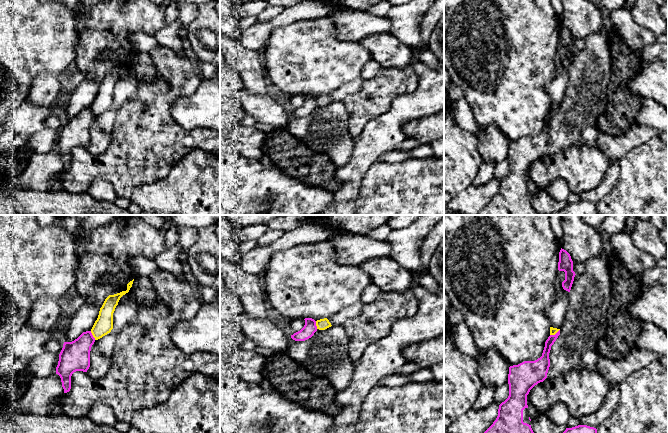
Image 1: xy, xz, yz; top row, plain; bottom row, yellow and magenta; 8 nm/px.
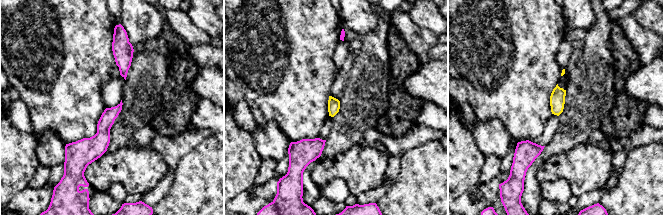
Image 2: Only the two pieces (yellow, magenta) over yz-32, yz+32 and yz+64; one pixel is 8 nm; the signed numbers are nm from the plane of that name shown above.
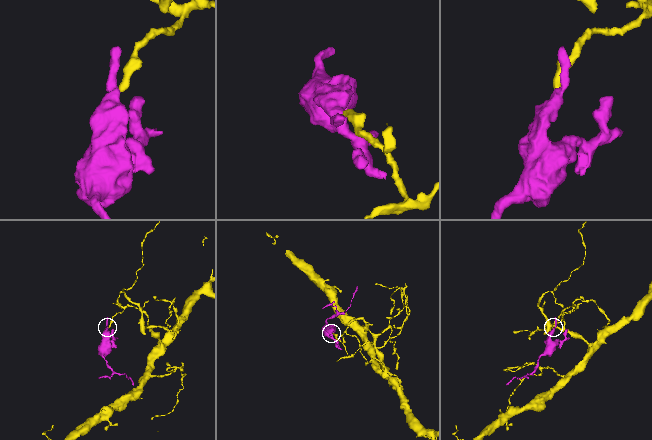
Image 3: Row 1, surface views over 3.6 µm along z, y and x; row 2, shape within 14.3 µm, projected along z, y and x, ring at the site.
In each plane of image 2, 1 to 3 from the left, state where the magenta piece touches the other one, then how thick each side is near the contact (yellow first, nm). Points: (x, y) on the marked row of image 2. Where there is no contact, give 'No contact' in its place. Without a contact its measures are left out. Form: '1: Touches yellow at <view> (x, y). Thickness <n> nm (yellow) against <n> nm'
1: No contact
2: No contact
3: No contact

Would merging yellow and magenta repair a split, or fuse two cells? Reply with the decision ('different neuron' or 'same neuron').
different neuron

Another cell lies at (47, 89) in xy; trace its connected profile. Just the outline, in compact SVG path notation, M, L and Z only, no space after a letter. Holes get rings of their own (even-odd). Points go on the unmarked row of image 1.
M41 73L33 80L27 101L40 108L56 107L66 92L63 77L64 75Z

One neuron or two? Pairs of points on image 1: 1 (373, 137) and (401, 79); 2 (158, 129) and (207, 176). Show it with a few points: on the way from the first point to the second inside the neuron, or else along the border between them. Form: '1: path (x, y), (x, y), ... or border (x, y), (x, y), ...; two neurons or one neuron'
1: border (401, 95), (393, 100), (387, 110), (375, 117); two neurons
2: border (208, 152), (202, 149), (193, 149), (172, 167); two neurons

